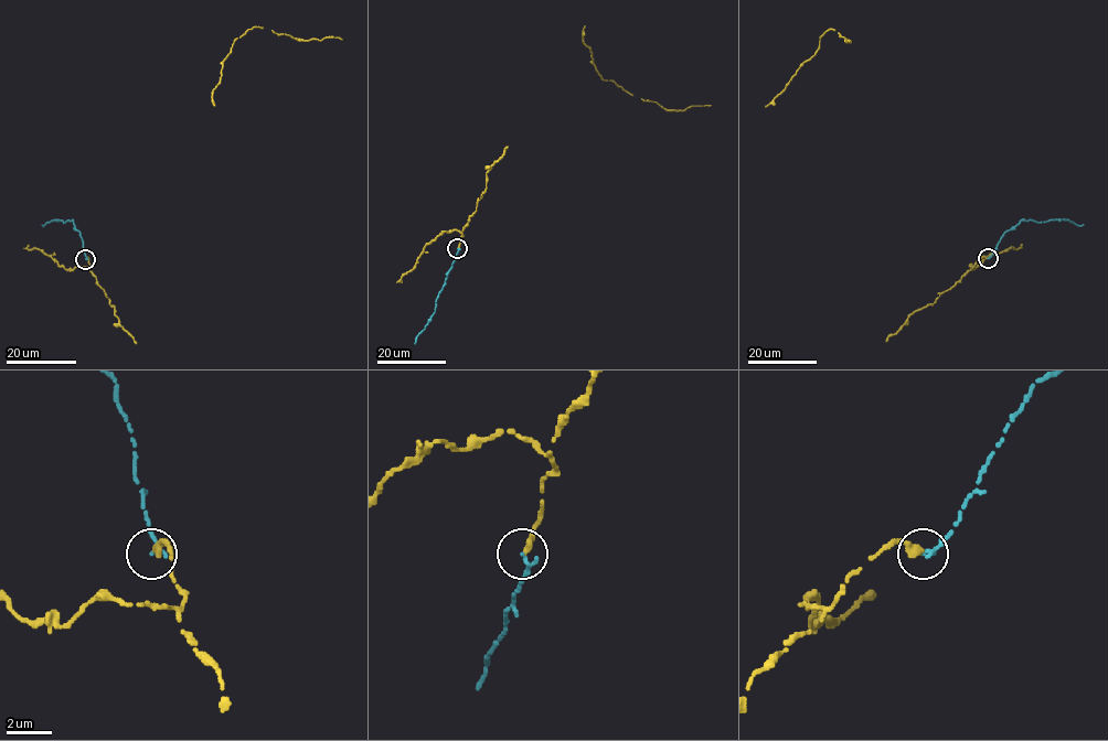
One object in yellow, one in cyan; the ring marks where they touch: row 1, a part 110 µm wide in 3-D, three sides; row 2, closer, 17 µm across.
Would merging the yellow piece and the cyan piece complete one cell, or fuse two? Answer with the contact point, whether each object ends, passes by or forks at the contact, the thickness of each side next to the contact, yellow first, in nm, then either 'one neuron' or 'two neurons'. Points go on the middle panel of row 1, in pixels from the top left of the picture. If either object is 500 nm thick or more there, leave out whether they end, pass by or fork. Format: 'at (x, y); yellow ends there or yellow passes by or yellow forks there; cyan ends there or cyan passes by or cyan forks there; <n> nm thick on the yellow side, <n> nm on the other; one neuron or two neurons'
at (457, 248); yellow ends there; cyan ends there; 340 nm thick on the yellow side, 170 nm on the other; one neuron

